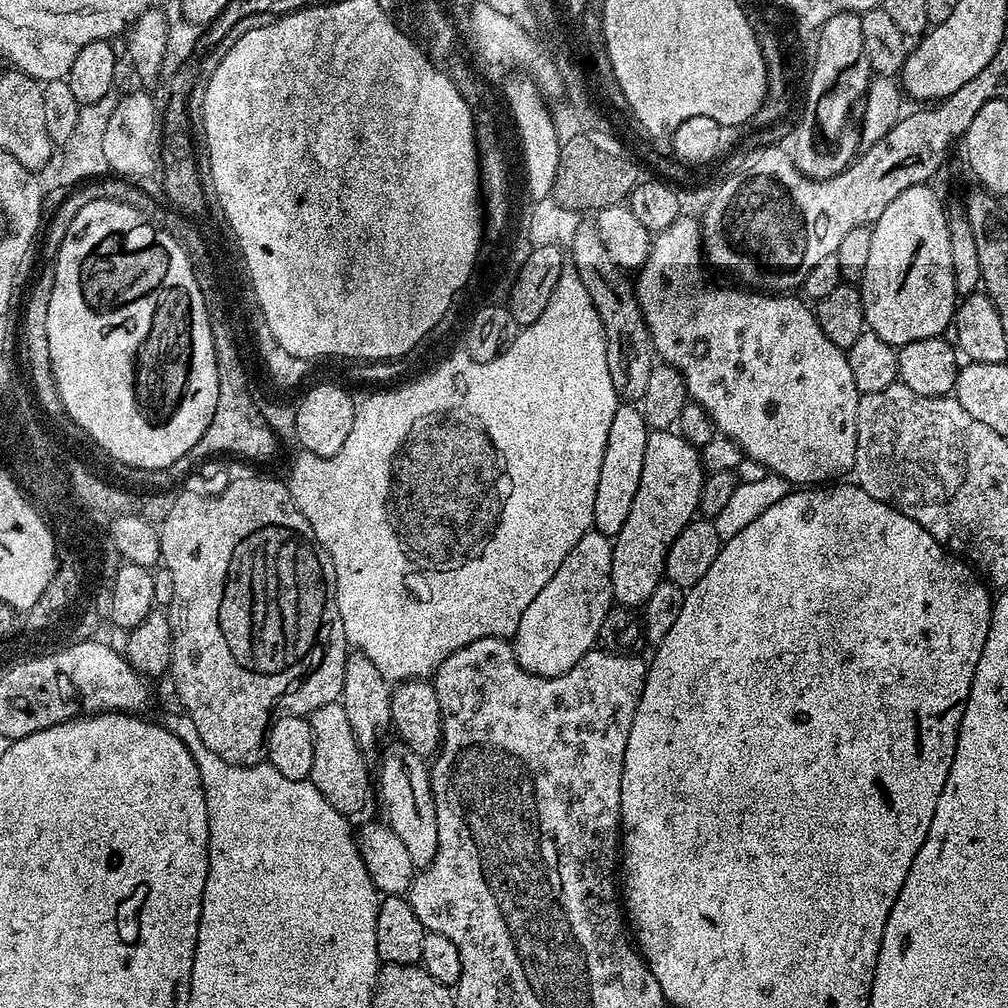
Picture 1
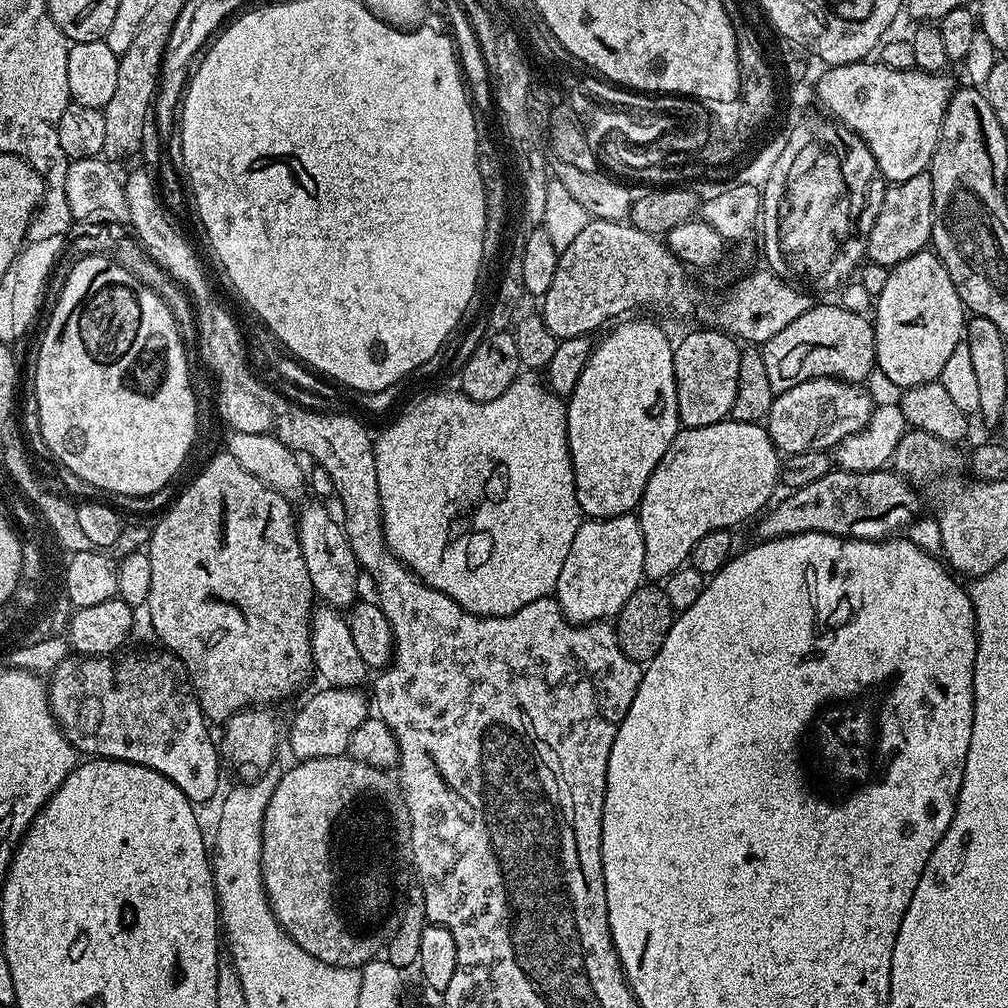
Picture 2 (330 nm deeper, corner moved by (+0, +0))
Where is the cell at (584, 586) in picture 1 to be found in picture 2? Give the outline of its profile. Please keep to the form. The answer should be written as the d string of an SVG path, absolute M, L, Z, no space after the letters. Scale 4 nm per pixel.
M635 515L608 516L604 520L595 518L581 519L578 534L574 534L574 543L570 545L570 554L562 562L562 574L558 574L554 598L560 603L564 619L574 624L594 624L615 617L622 606L638 590L644 575L644 555L646 546L642 542L642 526Z

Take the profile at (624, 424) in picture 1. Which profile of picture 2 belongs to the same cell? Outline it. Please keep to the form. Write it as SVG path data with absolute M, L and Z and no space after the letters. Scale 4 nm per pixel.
M636 318L617 323L611 329L613 332L589 351L586 366L566 400L576 497L581 513L597 520L626 516L639 509L650 474L654 474L658 462L662 462L662 454L670 450L670 442L674 442L682 427L674 378L673 341L668 341L667 334L654 321L632 319Z

